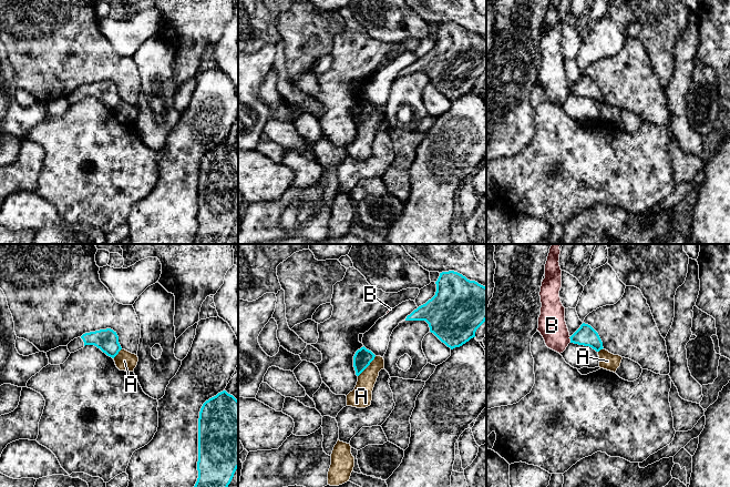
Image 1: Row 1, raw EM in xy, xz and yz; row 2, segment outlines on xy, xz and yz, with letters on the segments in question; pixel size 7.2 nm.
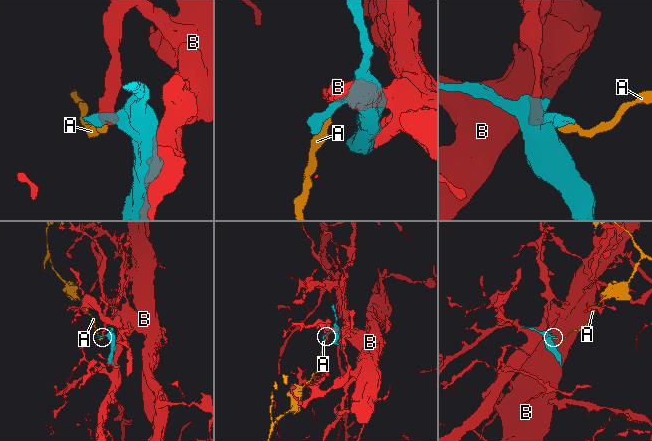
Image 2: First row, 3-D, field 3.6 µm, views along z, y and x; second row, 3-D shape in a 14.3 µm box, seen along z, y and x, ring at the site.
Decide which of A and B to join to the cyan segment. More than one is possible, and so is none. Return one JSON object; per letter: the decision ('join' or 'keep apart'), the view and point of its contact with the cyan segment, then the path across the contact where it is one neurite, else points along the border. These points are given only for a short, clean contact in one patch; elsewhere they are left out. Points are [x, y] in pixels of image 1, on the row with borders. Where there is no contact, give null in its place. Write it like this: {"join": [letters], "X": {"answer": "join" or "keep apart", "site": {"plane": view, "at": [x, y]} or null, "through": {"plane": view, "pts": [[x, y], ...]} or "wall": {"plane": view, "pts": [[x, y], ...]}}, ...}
{"join": [], "A": {"answer": "keep apart", "site": {"plane": "xz", "at": [368, 365]}, "wall": {"plane": "xz", "pts": [[376, 356], [358, 376]]}}, "B": {"answer": "keep apart", "site": {"plane": "yz", "at": [571, 340]}, "wall": {"plane": "yz", "pts": [[571, 336], [569, 342]]}}}

